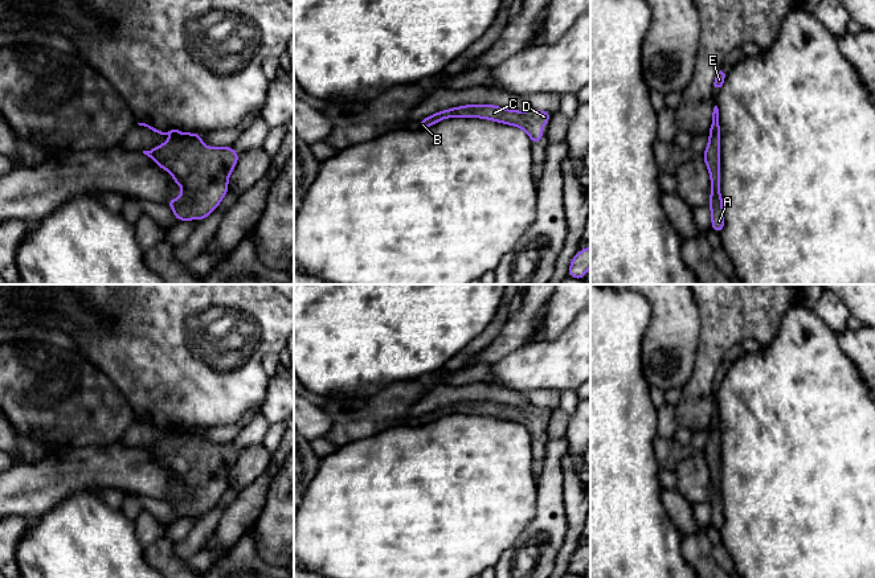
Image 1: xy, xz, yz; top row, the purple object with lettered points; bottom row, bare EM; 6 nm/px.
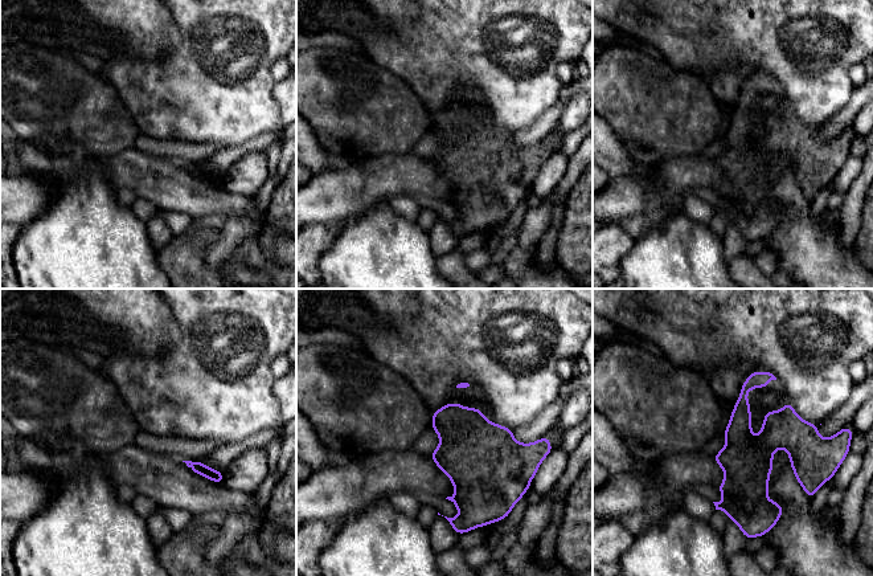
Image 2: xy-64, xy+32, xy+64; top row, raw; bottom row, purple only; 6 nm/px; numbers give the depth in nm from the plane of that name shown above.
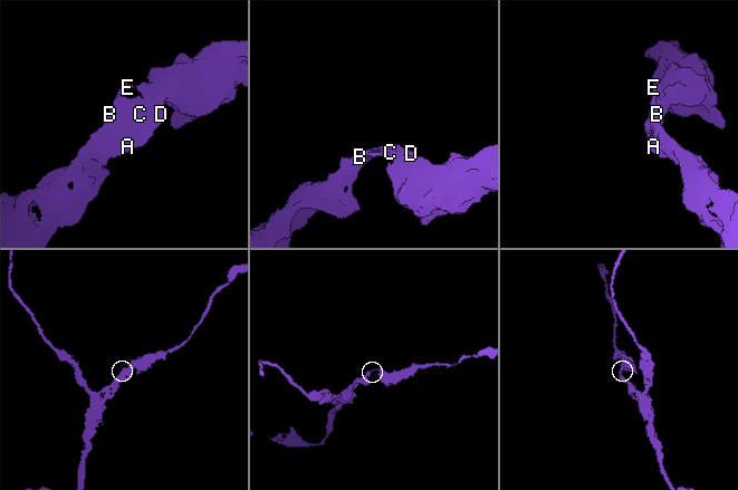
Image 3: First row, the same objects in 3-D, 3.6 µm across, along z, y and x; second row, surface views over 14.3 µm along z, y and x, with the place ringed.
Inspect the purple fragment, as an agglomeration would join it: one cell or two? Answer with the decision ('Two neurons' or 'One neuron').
One neuron

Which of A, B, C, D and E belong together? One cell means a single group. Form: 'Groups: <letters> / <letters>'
Groups: A B C D E

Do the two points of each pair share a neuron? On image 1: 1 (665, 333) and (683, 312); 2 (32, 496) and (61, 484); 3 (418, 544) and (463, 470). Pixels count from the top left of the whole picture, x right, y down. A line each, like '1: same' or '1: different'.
1: same
2: same
3: same

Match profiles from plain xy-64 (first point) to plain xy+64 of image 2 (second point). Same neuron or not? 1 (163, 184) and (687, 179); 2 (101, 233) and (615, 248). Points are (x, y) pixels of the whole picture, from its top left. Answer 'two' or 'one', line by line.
1: one
2: two

